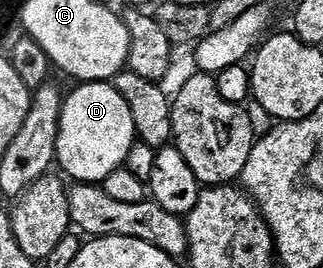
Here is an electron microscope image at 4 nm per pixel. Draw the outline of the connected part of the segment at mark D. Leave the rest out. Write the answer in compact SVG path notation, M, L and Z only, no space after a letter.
M82 82L62 102L56 142L56 164L71 181L101 185L116 169L123 167L128 150L136 142L132 110L110 82Z

